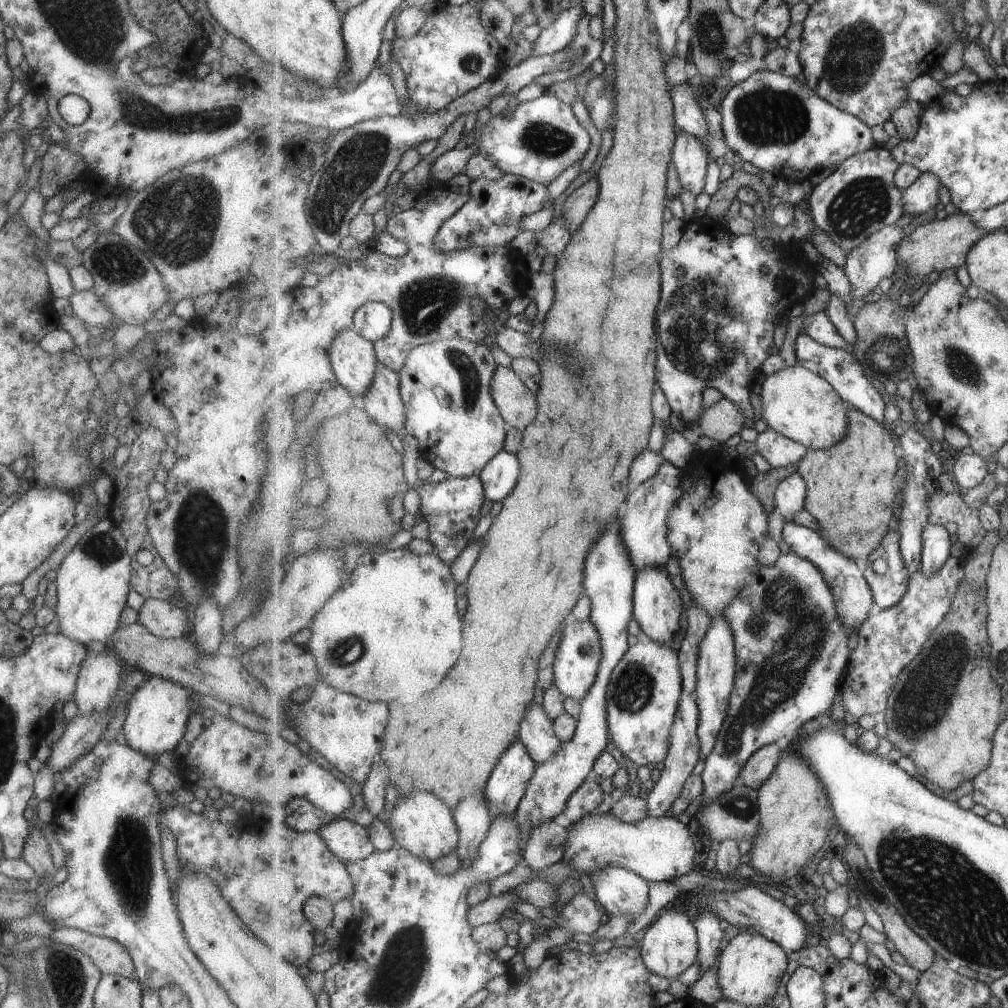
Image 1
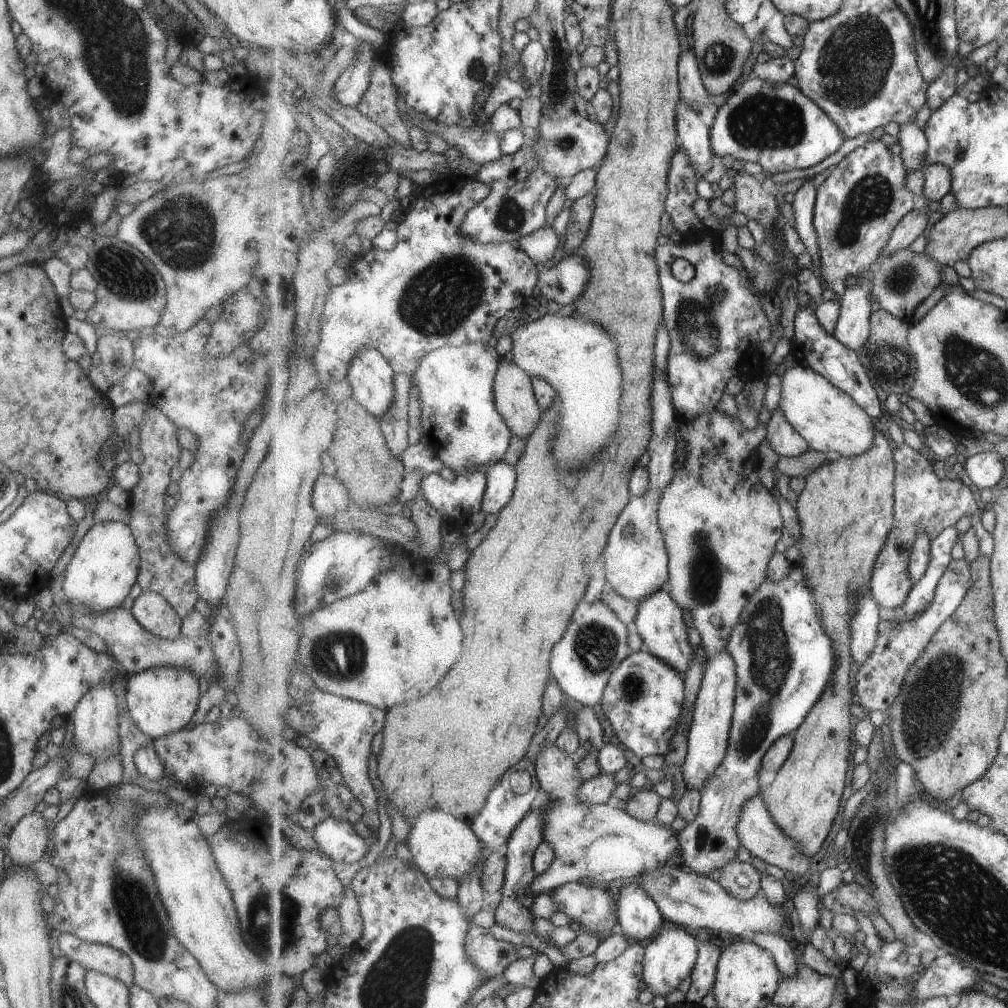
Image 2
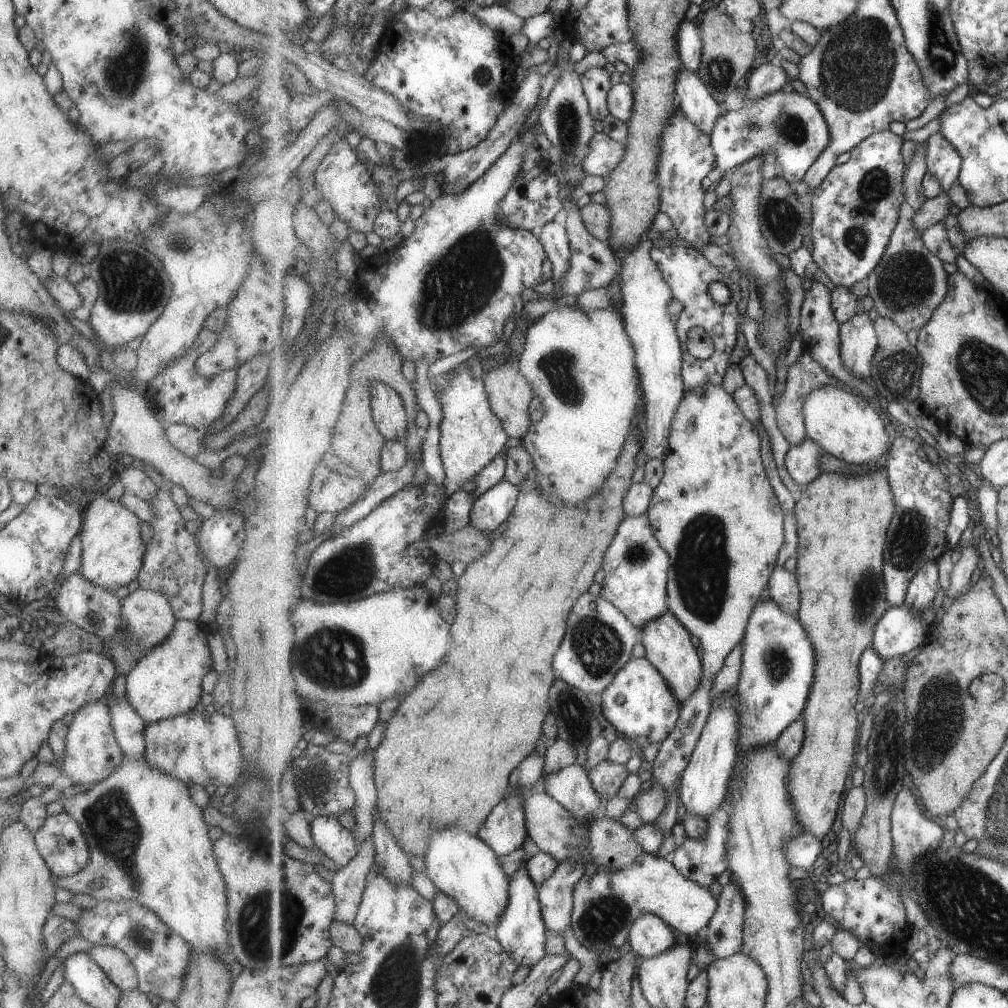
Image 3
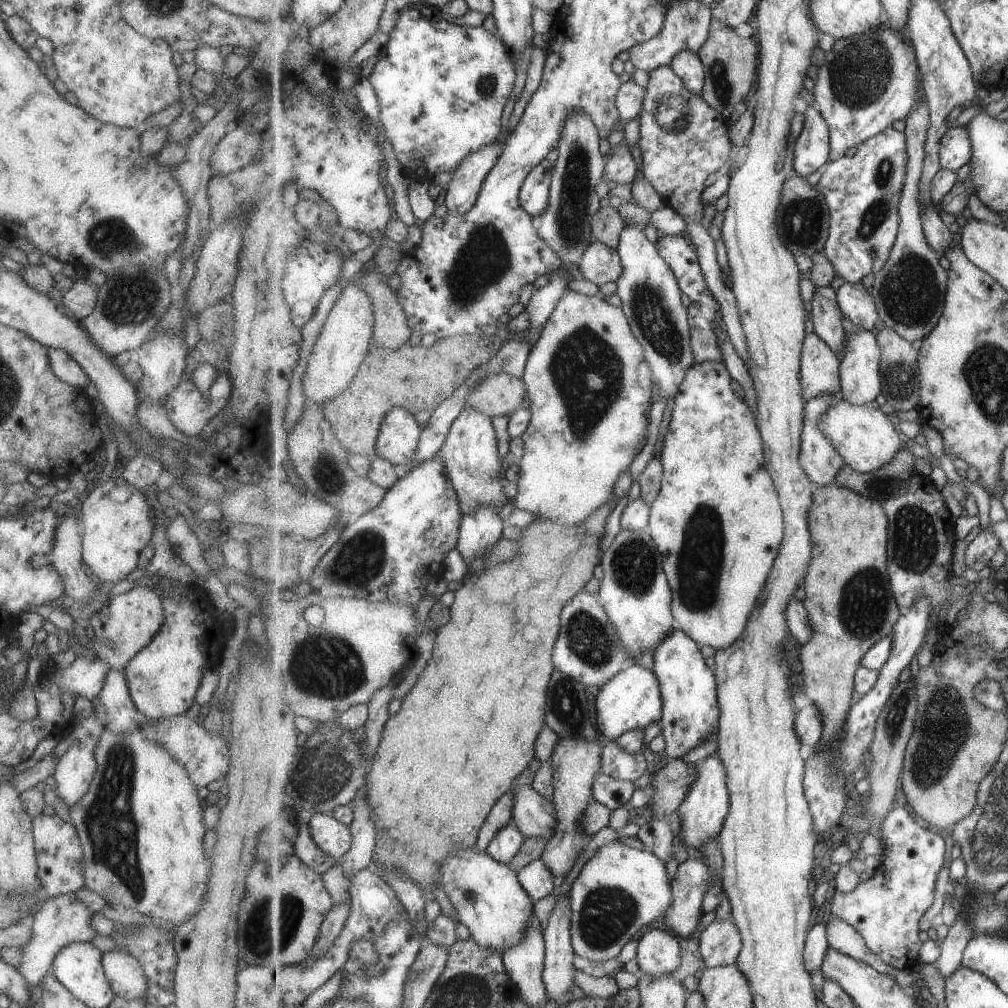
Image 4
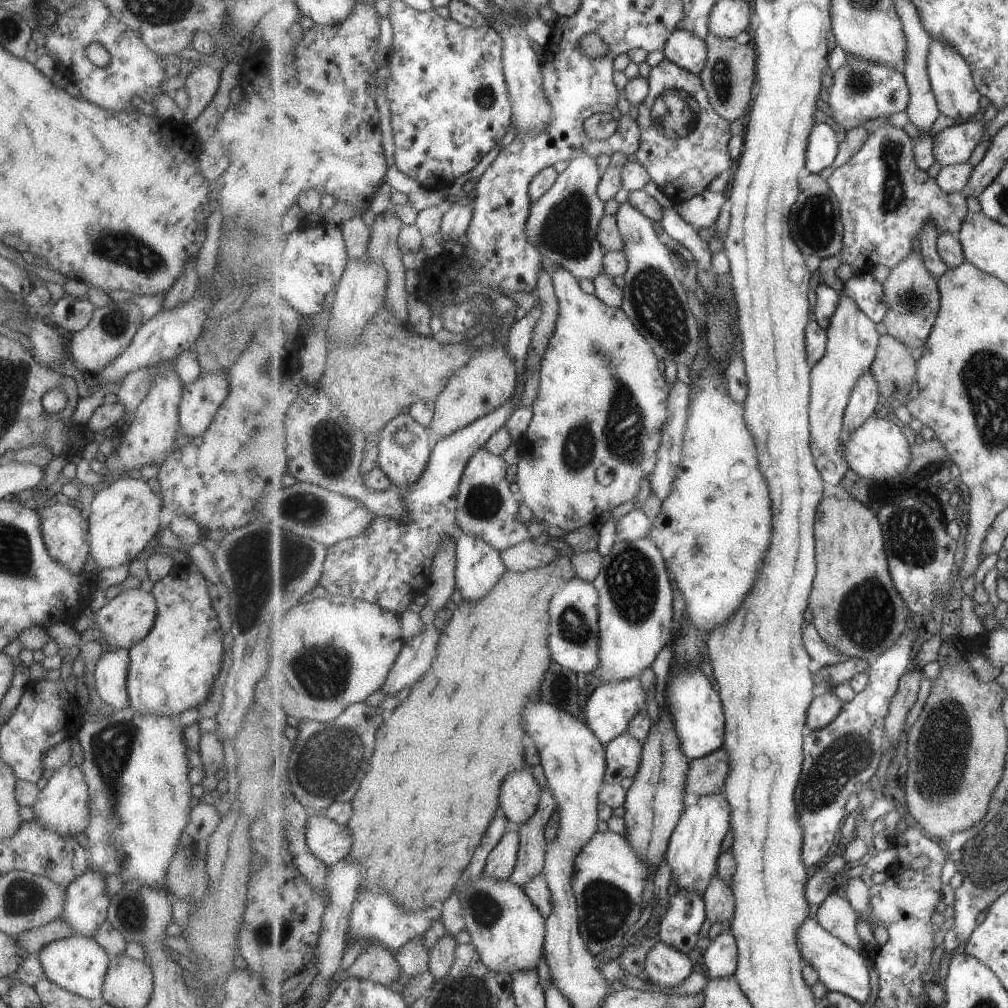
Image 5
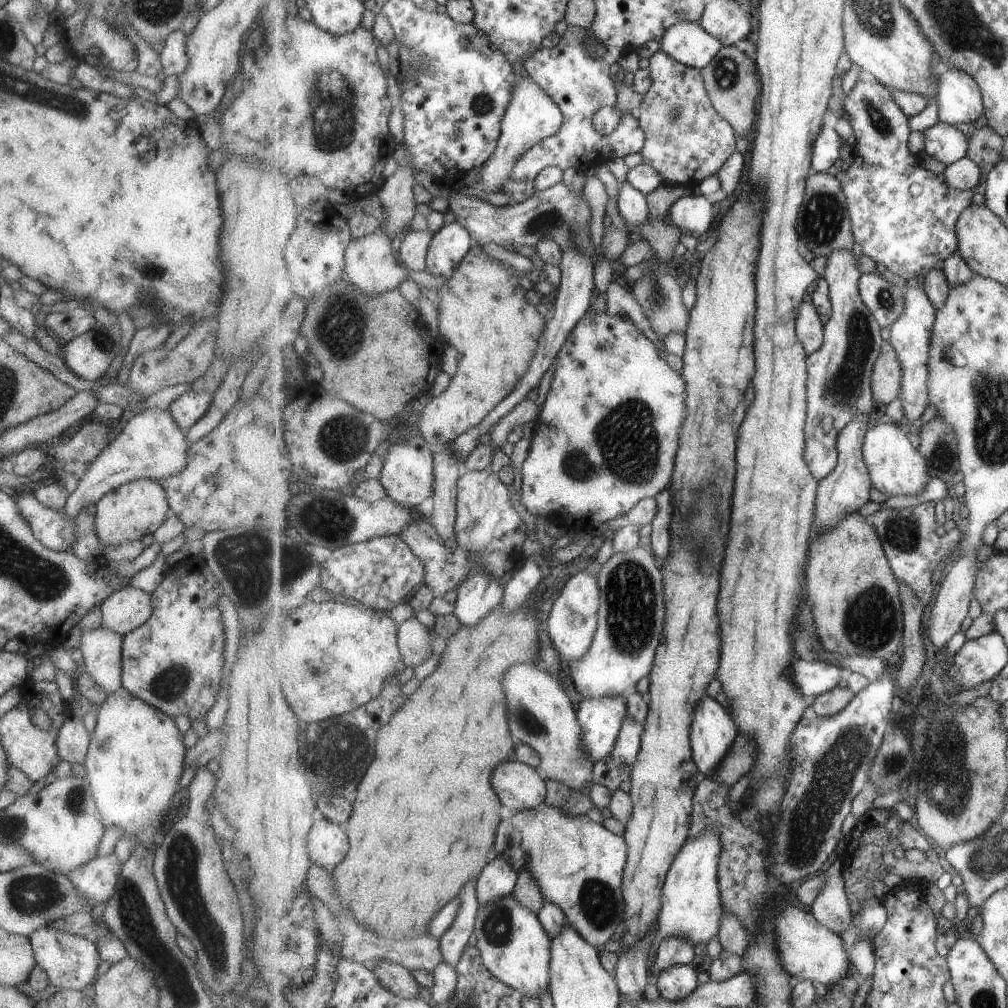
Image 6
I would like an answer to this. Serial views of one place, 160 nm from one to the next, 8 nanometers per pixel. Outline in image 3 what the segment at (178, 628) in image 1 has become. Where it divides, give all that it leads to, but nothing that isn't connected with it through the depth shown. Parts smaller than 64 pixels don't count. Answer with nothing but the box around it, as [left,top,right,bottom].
[103,589,176,697]

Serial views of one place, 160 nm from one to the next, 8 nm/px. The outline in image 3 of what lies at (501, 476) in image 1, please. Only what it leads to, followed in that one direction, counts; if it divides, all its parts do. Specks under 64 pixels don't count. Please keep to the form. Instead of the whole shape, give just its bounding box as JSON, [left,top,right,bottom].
[470,481,520,534]

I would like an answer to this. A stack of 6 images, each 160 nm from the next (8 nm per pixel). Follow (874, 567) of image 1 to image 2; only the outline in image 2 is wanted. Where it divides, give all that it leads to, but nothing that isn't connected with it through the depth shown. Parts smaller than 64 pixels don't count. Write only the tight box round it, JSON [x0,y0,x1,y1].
[870,422,996,610]

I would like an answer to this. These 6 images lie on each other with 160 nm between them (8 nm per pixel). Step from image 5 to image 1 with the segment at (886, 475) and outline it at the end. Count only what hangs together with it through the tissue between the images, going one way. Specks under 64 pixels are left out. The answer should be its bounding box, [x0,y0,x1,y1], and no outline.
[761,365,849,450]

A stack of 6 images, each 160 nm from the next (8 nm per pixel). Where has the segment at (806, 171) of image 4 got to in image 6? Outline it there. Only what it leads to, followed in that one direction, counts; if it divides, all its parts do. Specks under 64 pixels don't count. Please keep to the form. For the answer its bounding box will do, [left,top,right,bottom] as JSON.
[812,126,847,173]

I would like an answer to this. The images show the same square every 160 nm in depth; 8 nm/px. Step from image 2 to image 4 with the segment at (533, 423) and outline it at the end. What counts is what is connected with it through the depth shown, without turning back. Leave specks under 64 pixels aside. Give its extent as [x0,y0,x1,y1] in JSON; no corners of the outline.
[466,372,527,415]

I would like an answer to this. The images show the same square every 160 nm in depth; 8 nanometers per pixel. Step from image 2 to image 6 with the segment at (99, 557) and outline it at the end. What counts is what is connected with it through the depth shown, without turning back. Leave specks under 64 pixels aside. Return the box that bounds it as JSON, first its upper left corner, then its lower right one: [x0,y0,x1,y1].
[92,479,170,546]

